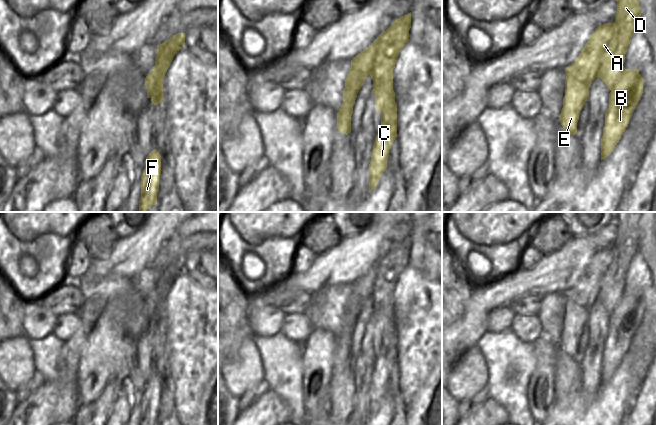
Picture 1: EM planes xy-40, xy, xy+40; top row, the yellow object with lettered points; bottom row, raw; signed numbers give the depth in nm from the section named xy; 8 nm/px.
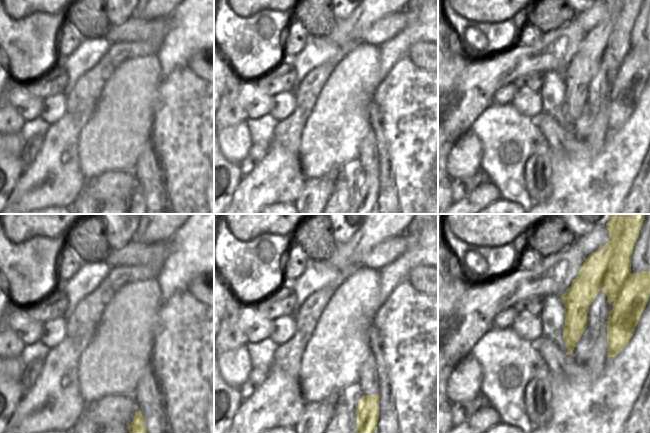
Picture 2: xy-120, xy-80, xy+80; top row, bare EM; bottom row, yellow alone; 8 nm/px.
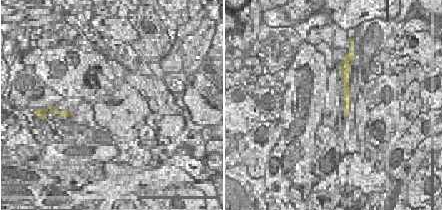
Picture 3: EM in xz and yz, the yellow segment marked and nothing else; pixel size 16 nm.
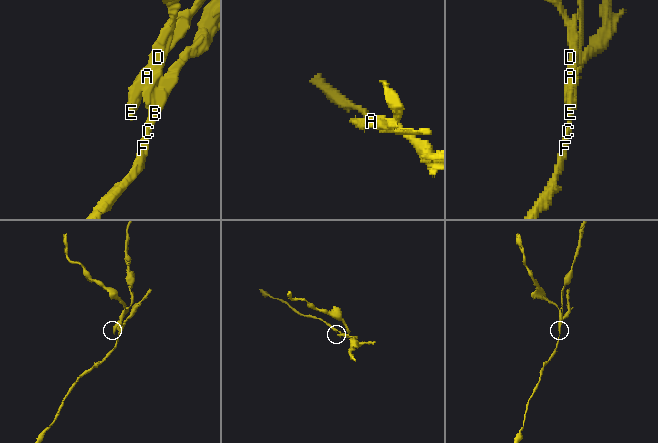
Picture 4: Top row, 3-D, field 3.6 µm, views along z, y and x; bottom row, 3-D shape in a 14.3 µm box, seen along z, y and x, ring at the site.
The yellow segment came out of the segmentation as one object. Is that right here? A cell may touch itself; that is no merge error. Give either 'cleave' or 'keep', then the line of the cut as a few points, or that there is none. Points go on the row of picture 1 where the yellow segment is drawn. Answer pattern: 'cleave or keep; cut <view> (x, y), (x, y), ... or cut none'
cleave; cut xy+40 (624, 68), (621, 76), (611, 86), (605, 83)

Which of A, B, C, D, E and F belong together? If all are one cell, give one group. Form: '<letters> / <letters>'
A D E / B C F

